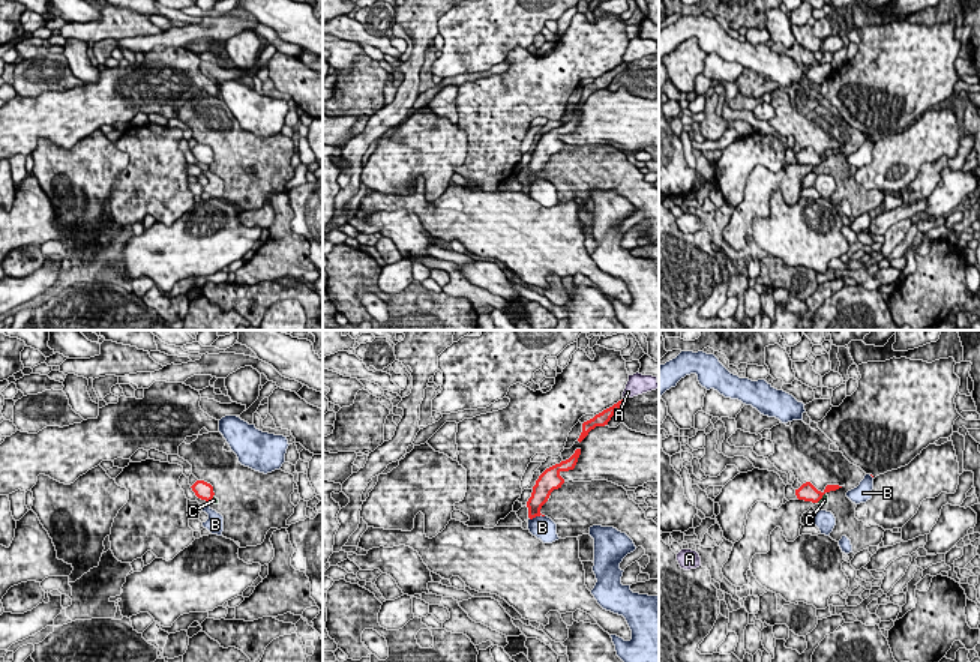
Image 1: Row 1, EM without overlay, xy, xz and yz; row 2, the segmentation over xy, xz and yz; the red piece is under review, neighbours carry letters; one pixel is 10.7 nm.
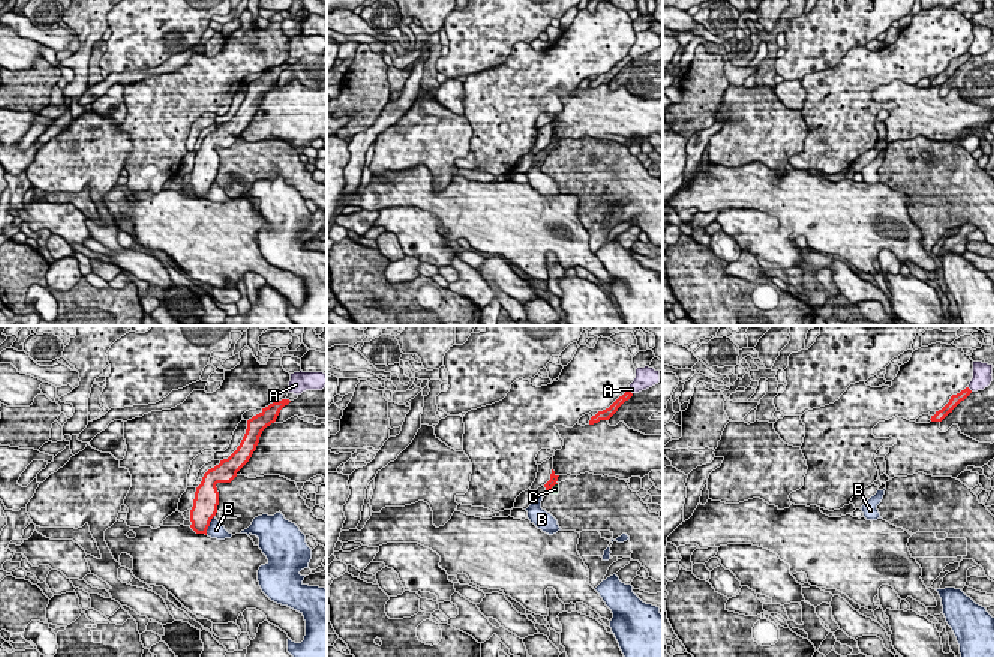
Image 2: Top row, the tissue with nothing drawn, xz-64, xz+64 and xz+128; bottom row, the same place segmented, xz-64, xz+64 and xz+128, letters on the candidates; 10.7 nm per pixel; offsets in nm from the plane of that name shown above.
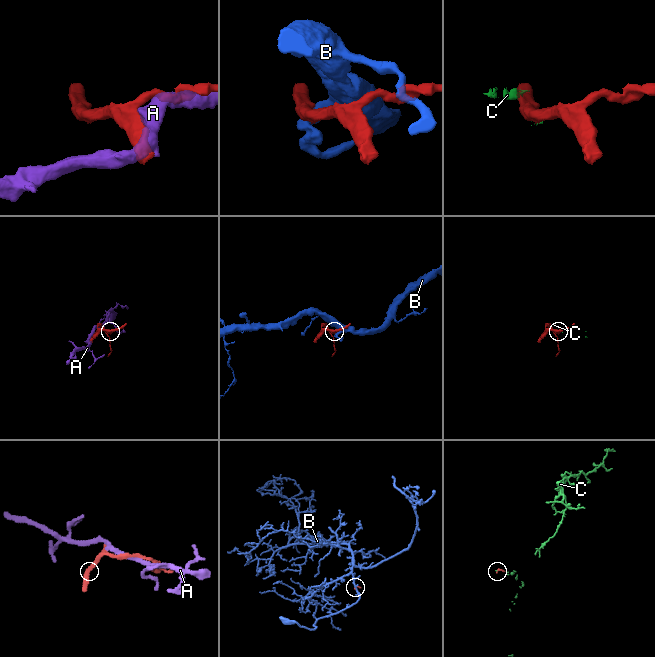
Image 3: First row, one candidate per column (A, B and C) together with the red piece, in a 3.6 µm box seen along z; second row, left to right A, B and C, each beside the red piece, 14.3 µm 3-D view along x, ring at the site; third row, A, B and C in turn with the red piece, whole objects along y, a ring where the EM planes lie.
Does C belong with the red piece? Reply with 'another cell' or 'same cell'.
another cell

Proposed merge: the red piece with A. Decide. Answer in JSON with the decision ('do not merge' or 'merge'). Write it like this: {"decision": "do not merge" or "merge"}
{"decision": "do not merge"}

